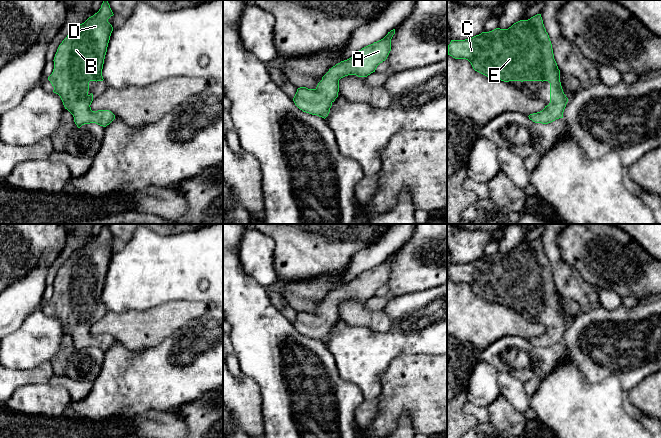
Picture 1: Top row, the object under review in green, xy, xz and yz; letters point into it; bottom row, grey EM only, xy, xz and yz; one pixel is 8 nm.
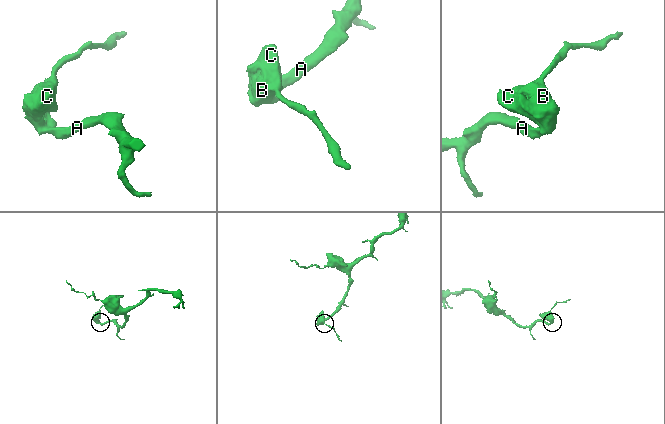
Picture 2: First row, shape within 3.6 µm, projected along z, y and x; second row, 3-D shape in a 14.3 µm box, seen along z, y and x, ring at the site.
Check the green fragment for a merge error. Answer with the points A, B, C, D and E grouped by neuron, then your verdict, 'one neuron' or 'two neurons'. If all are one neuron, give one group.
groups A / B C D E; two neurons

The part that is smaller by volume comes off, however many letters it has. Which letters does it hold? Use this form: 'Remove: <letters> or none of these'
Remove: B, C, D, E

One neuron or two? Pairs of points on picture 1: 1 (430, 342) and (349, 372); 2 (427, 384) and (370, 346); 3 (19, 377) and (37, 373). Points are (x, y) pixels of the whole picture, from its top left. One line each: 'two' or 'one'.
1: one
2: two
3: one

